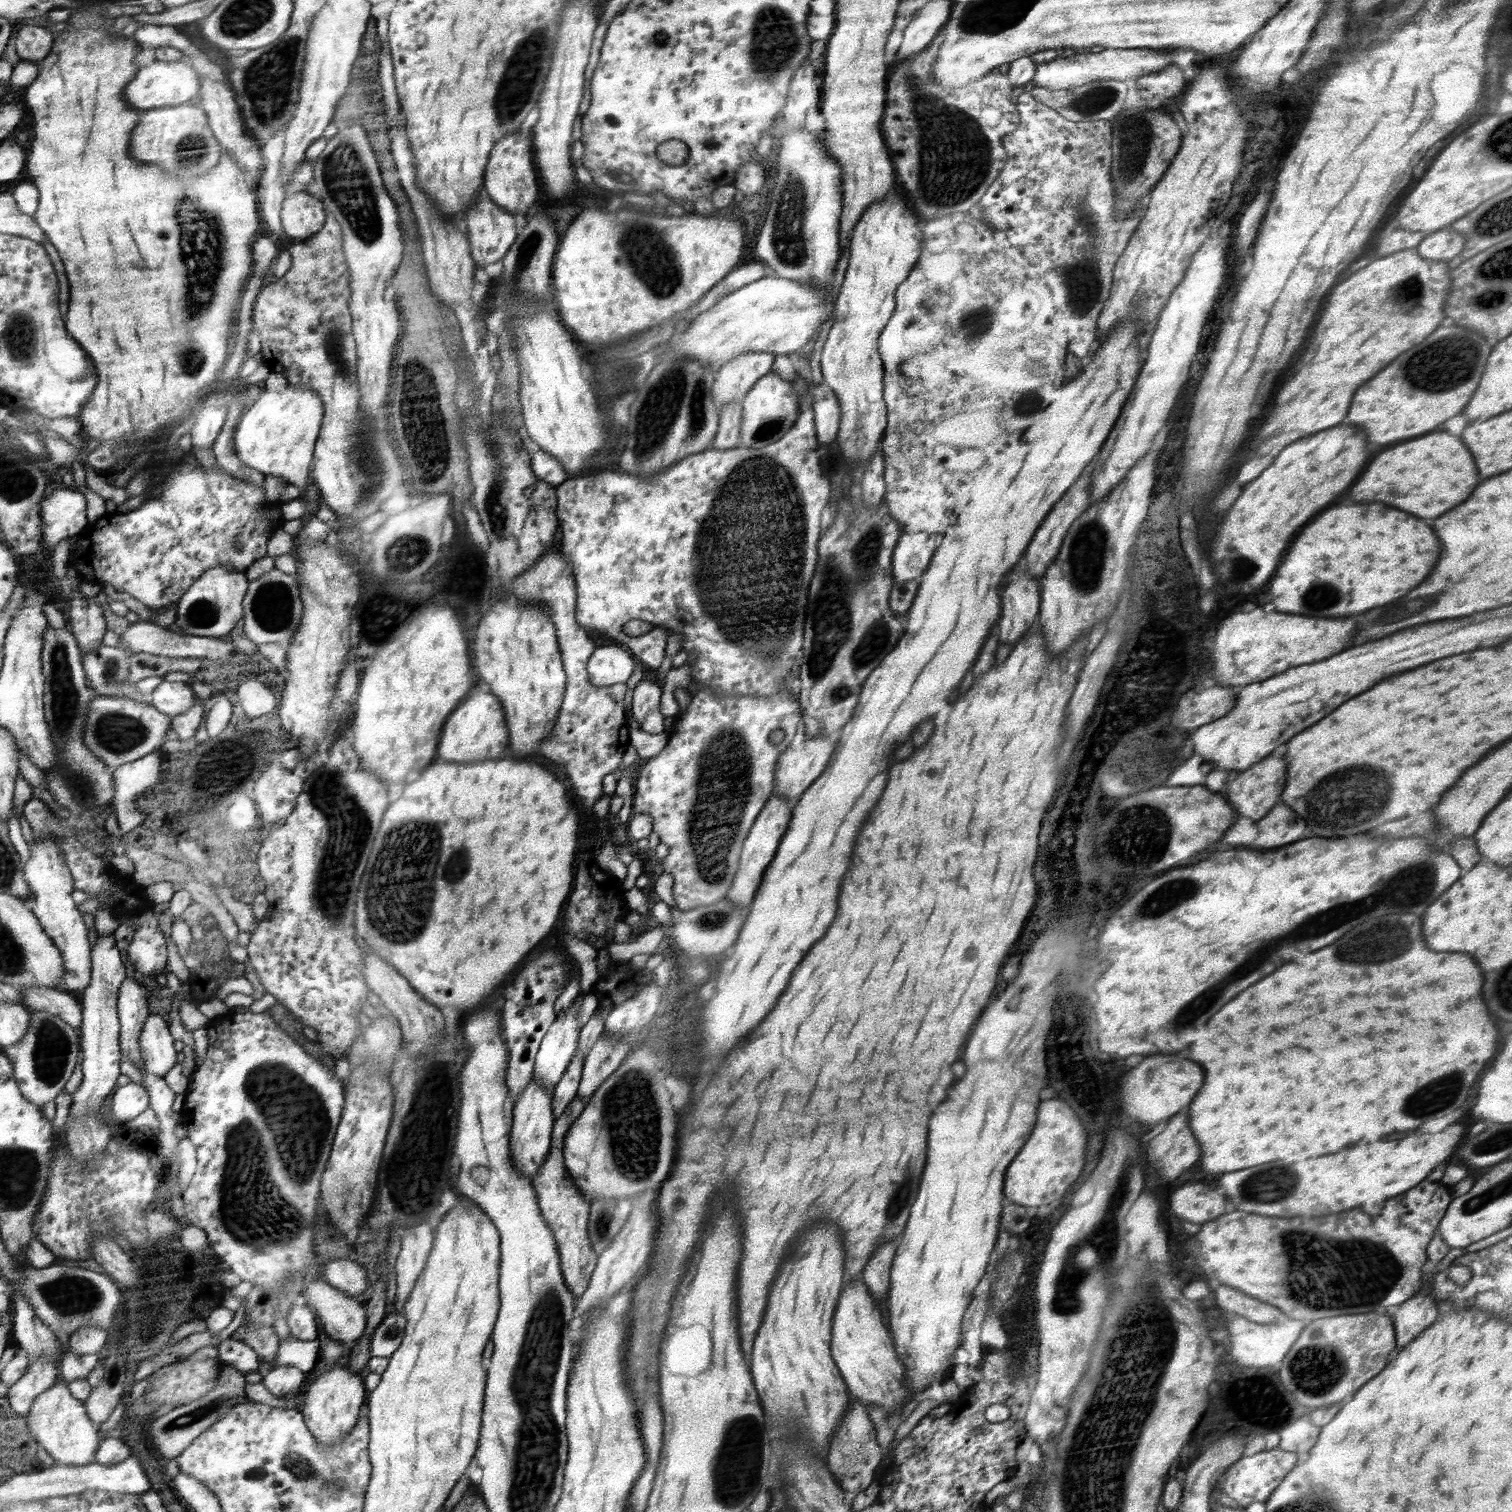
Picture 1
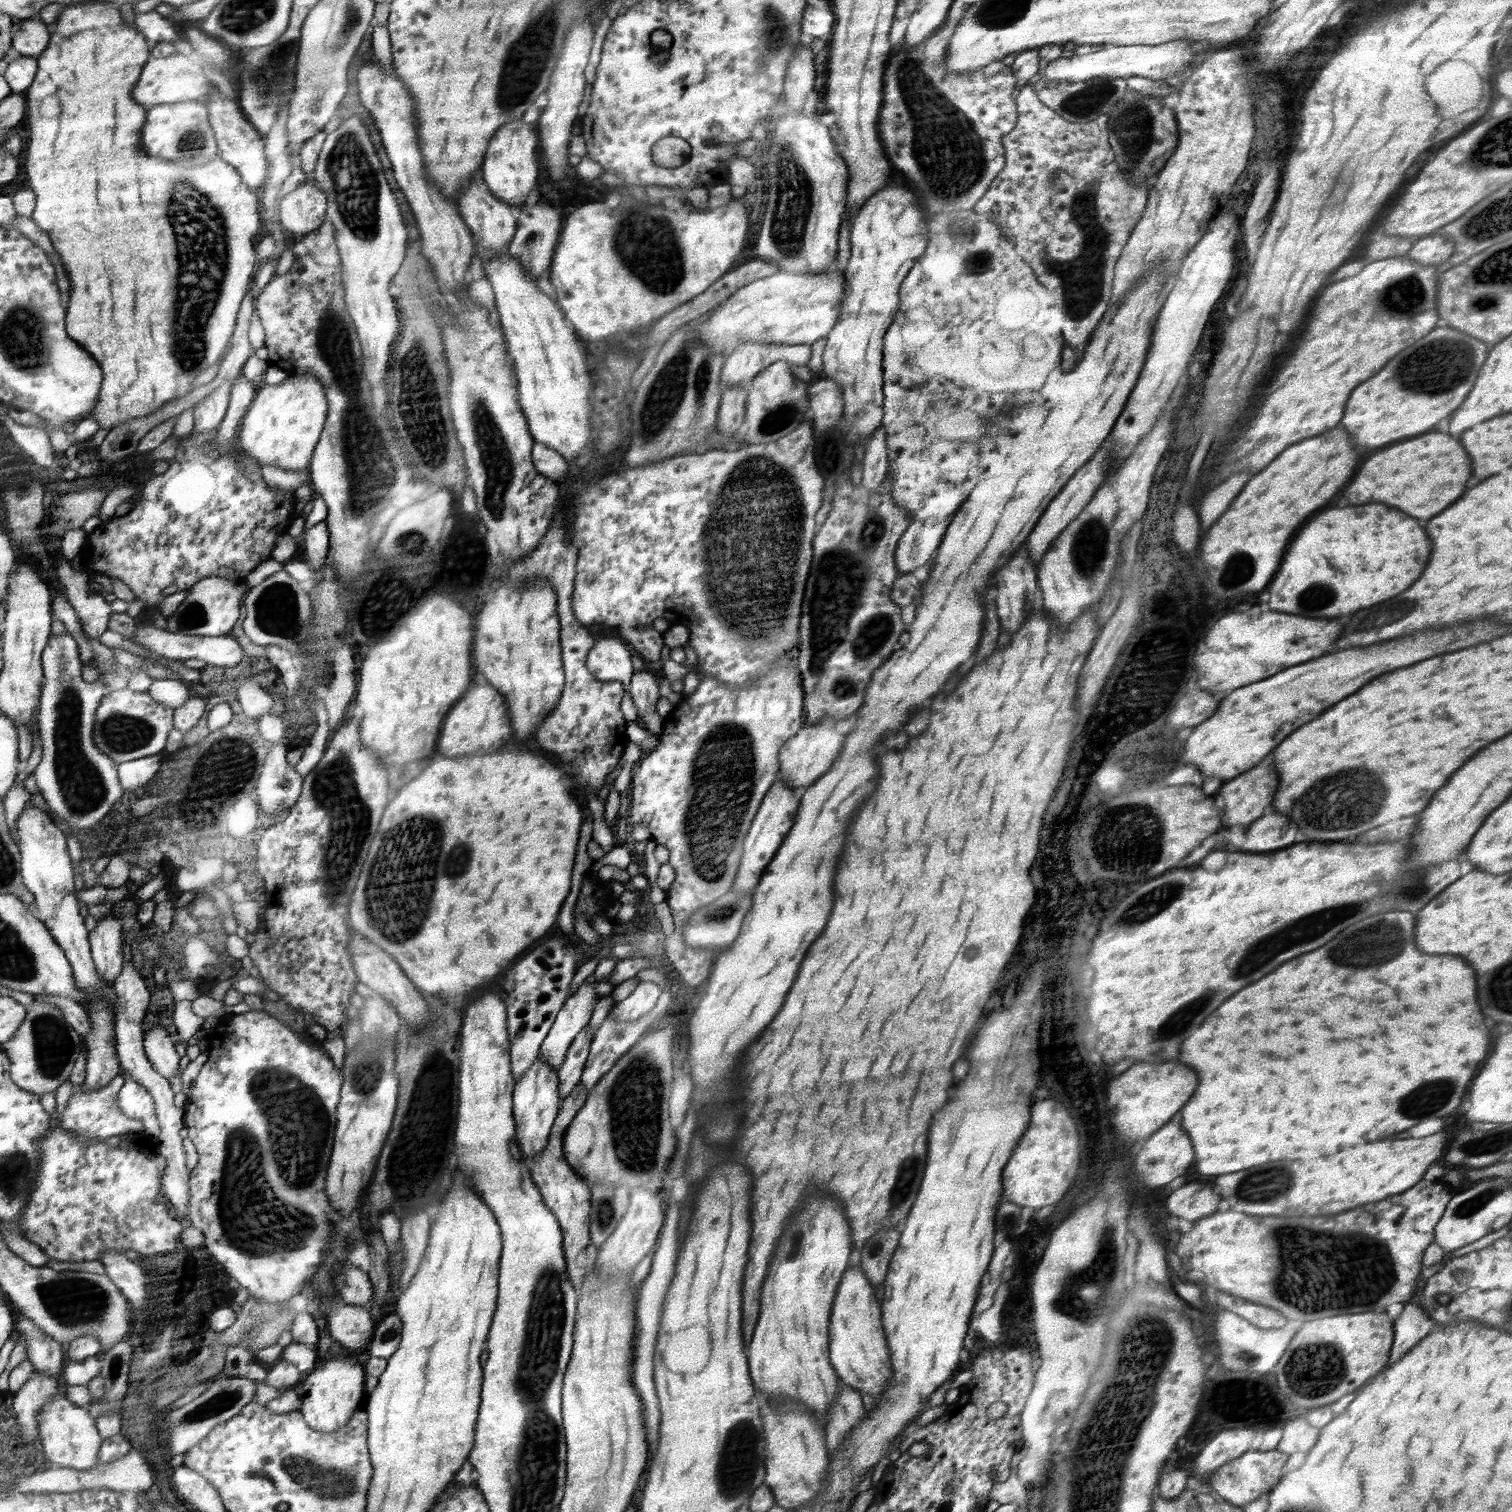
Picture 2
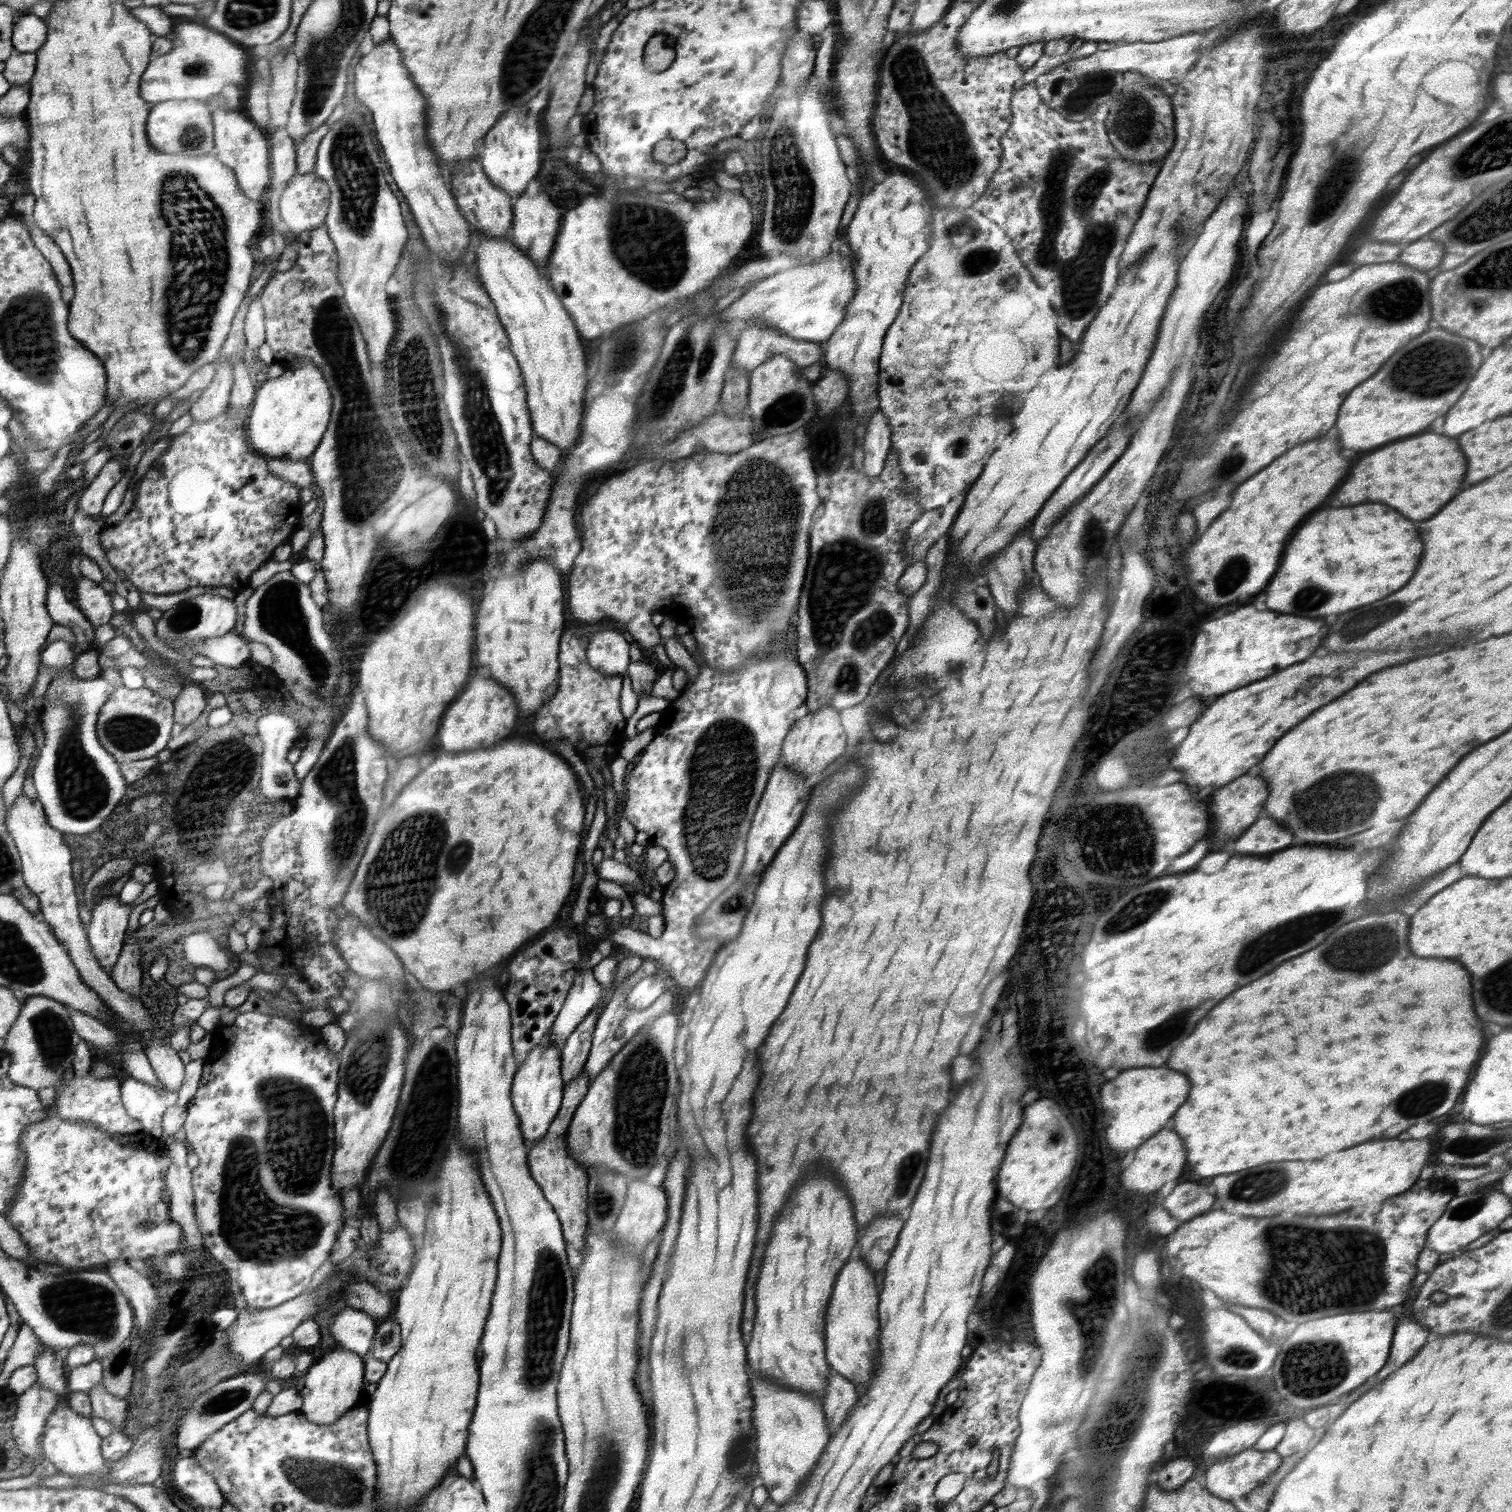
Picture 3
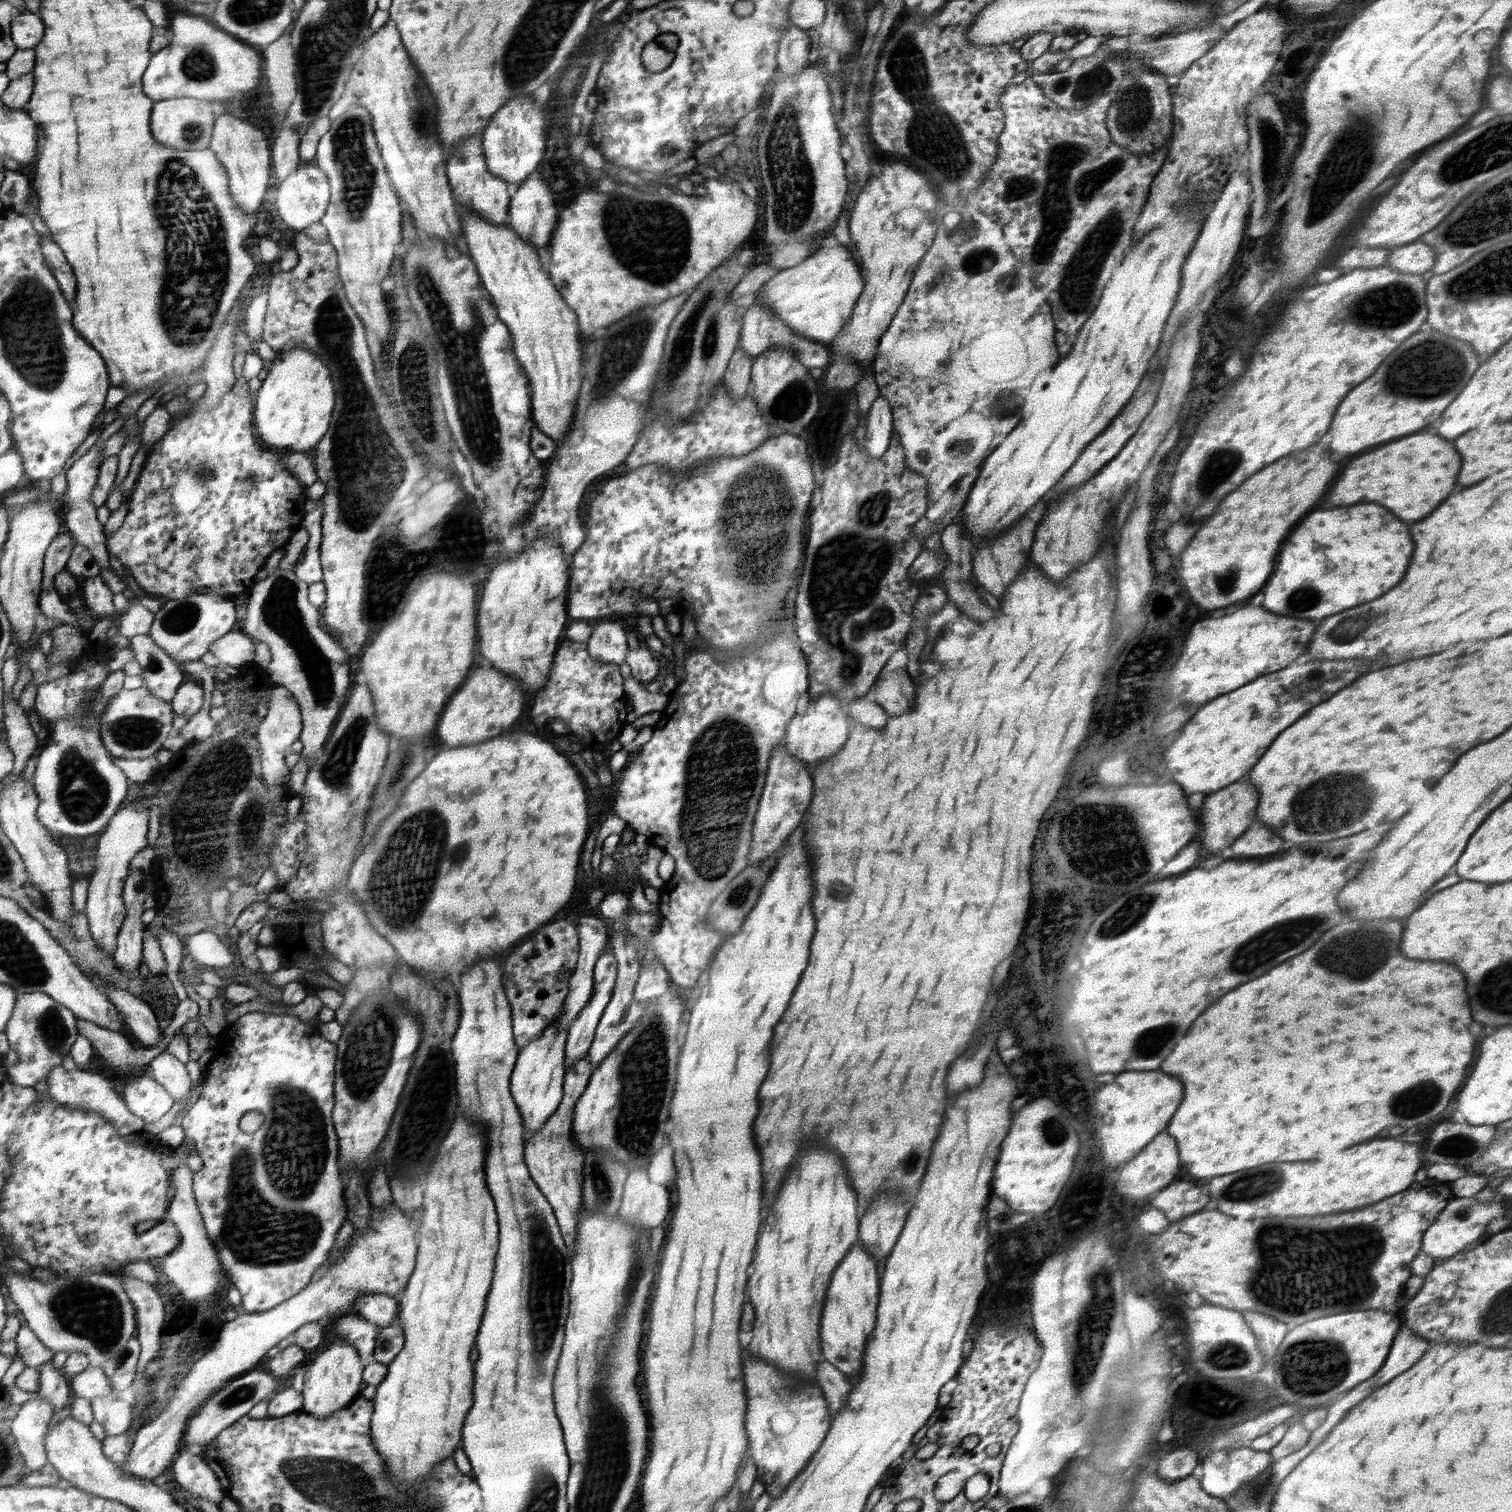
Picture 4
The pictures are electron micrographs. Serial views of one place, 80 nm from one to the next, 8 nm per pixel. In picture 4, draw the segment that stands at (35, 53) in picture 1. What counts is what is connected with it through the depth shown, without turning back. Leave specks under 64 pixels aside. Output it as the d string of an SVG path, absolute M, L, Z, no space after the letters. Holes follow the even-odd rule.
M18 11L11 23L11 40L18 49L34 48L42 41L44 24L38 15Z

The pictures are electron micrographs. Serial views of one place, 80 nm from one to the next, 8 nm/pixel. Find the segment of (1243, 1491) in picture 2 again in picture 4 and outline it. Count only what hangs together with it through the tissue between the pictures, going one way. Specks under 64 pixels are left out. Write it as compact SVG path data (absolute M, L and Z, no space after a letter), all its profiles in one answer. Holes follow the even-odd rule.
M1249 1447L1224 1448L1218 1451L1212 1451L1202 1462L1202 1490L1215 1497L1224 1498L1231 1496L1249 1480L1264 1473L1273 1464L1273 1458L1270 1458L1268 1451L1258 1452Z

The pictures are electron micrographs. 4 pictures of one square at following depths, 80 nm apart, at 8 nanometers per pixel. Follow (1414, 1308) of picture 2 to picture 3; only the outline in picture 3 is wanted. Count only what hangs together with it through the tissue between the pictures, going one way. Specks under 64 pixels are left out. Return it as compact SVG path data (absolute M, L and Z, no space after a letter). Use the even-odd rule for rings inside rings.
M1412 1316L1402 1318L1397 1321L1396 1336L1392 1340L1392 1350L1390 1350L1390 1360L1384 1364L1384 1368L1376 1376L1372 1376L1372 1380L1368 1382L1368 1386L1360 1386L1356 1388L1350 1396L1344 1398L1344 1404L1350 1406L1354 1400L1358 1400L1364 1392L1368 1392L1374 1384L1382 1382L1388 1374L1392 1374L1394 1370L1398 1370L1404 1362L1408 1362L1426 1342L1428 1342L1428 1330L1424 1326L1420 1326Z

